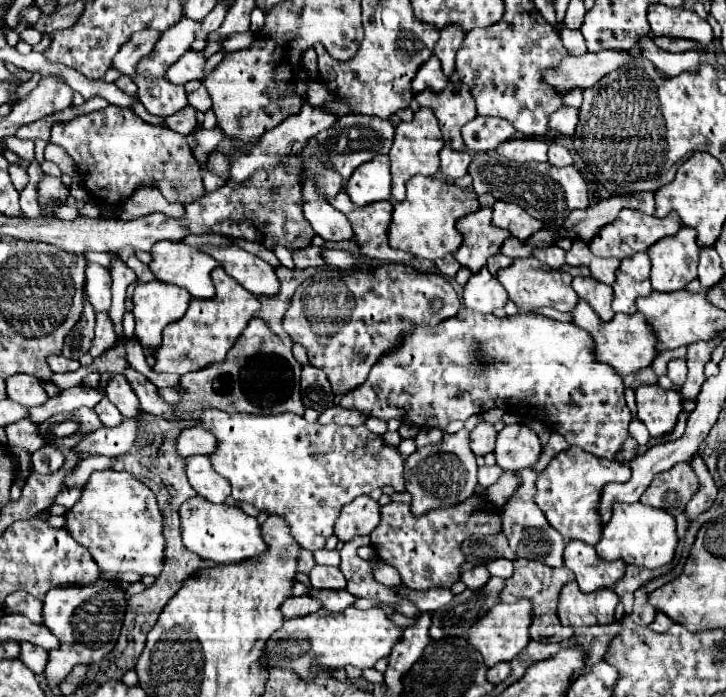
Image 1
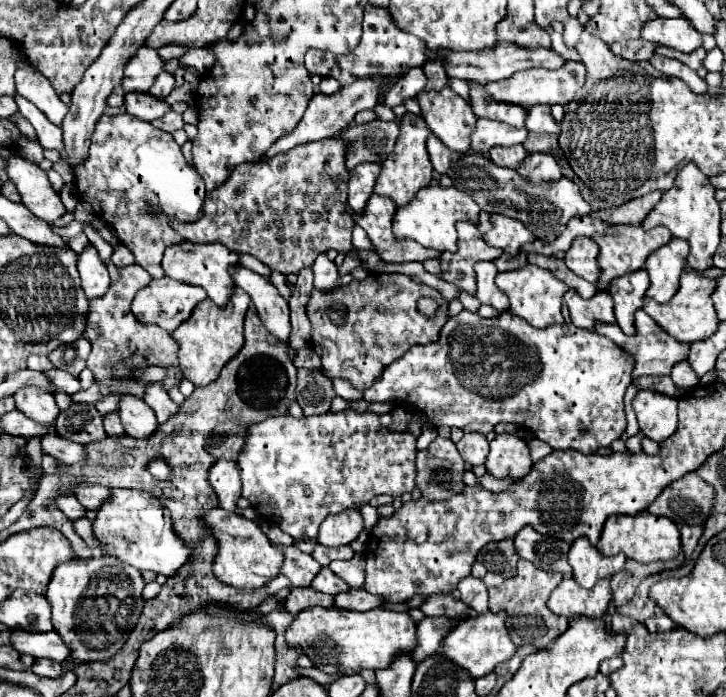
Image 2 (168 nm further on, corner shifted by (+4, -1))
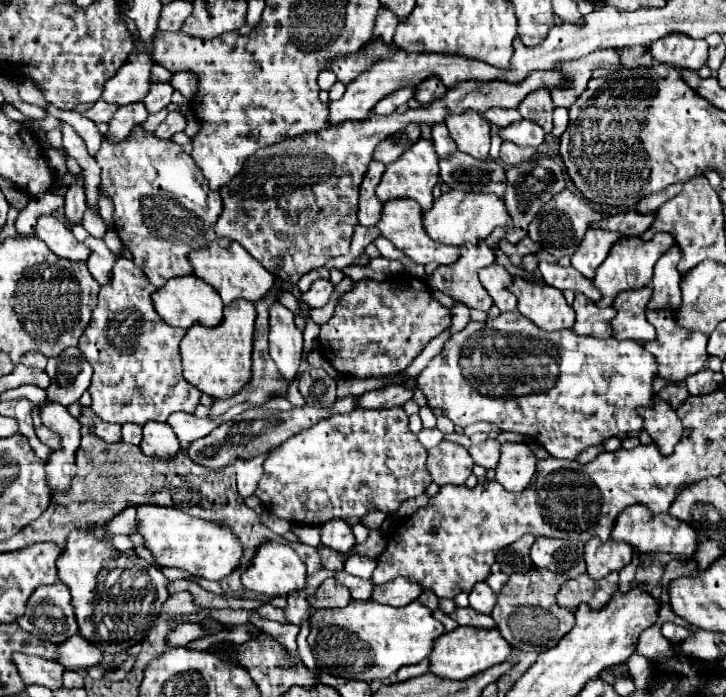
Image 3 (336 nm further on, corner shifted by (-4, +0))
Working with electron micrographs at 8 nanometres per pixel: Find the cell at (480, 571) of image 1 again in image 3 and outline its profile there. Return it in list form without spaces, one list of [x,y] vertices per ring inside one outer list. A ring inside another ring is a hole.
[[[478,583],[474,585],[474,589],[470,591],[470,607],[478,613],[490,615],[492,609],[496,605],[496,595],[494,591],[486,585],[486,583]]]

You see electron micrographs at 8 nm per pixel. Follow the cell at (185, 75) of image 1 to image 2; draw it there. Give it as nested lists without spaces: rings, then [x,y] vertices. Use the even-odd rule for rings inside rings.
[[[162,72],[162,74],[158,74],[156,82],[152,84],[152,88],[150,88],[148,92],[154,94],[154,96],[160,96],[160,98],[166,98],[166,96],[172,92],[174,84],[176,84],[174,74],[170,74],[170,72]]]

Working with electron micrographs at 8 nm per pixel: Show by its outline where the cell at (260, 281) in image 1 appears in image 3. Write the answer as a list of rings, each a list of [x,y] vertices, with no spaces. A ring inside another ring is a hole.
[[[280,303],[270,309],[270,357],[282,381],[290,385],[302,361],[302,331],[294,325],[294,315]]]

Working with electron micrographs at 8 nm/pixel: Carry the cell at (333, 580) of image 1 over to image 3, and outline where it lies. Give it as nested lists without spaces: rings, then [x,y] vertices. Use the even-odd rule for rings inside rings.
[[[336,571],[336,581],[342,583],[344,587],[348,587],[352,591],[352,599],[360,599],[360,601],[368,601],[372,597],[372,591],[374,591],[374,581],[364,581],[360,577],[354,577],[346,571]]]

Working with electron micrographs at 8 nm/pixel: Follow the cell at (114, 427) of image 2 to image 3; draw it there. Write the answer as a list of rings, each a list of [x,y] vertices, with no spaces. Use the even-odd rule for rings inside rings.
[[[132,423],[122,425],[122,441],[126,441],[126,443],[134,443],[134,445],[140,445],[140,441],[142,441],[142,427],[132,425]]]

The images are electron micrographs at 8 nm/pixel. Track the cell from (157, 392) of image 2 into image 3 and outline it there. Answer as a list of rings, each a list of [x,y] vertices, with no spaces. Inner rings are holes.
[[[234,411],[230,413],[224,413],[222,417],[218,419],[198,419],[196,415],[188,415],[188,413],[174,413],[170,415],[170,425],[172,425],[172,431],[176,433],[176,437],[180,439],[180,445],[182,447],[188,447],[194,439],[198,437],[204,437],[206,433],[210,433],[212,429],[216,429],[218,425],[222,425],[222,421],[230,421],[234,415]]]

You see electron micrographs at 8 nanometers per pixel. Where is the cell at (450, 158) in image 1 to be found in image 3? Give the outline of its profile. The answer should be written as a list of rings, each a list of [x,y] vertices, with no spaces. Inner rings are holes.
[[[432,125],[432,141],[440,159],[450,157],[456,151],[454,139],[446,133],[446,125]]]

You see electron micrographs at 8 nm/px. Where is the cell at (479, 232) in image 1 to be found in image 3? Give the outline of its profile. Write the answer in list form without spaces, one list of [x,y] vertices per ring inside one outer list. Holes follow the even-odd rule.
[[[480,241],[478,245],[462,245],[462,255],[454,265],[442,265],[430,277],[434,289],[446,293],[458,303],[464,303],[470,309],[488,311],[492,307],[490,295],[478,281],[478,271],[494,263],[492,249]]]

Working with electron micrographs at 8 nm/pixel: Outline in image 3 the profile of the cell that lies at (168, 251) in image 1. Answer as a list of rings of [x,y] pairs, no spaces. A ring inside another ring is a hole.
[[[218,243],[216,245],[210,245],[206,249],[198,249],[190,255],[190,263],[194,267],[194,273],[198,277],[202,277],[206,283],[210,283],[222,297],[224,305],[230,305],[232,301],[236,299],[246,299],[246,301],[260,301],[268,295],[268,291],[272,289],[276,277],[266,271],[242,245],[238,243],[232,243],[230,247],[220,247]]]

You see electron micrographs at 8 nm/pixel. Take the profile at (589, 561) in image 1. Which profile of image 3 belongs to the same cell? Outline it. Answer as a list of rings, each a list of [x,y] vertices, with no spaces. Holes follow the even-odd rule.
[[[592,537],[586,543],[584,559],[588,565],[588,575],[592,579],[602,579],[612,571],[620,571],[632,561],[632,547],[614,539],[598,541],[598,537]]]

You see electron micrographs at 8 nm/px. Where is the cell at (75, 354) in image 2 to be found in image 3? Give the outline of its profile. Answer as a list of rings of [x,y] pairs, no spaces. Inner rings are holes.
[[[80,355],[74,361],[68,357],[56,357],[56,359],[48,359],[46,373],[50,375],[50,387],[48,387],[46,401],[58,401],[62,407],[68,407],[68,405],[76,403],[82,397],[82,393],[88,389],[90,377],[92,377],[92,367]],[[62,363],[76,365],[76,371],[72,377],[66,377],[66,373],[70,373],[70,371],[64,371],[64,377],[62,377],[62,371],[56,371]]]

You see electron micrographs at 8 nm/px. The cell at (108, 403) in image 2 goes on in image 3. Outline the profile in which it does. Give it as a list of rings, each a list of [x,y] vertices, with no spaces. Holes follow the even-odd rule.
[[[124,257],[116,261],[112,281],[100,287],[98,305],[92,311],[90,325],[80,337],[78,349],[94,369],[88,387],[92,395],[90,409],[102,421],[118,425],[146,425],[148,421],[166,423],[168,415],[176,411],[194,413],[200,403],[202,393],[182,377],[180,341],[186,331],[166,325],[158,313],[154,313],[150,301],[154,291],[146,275]]]

